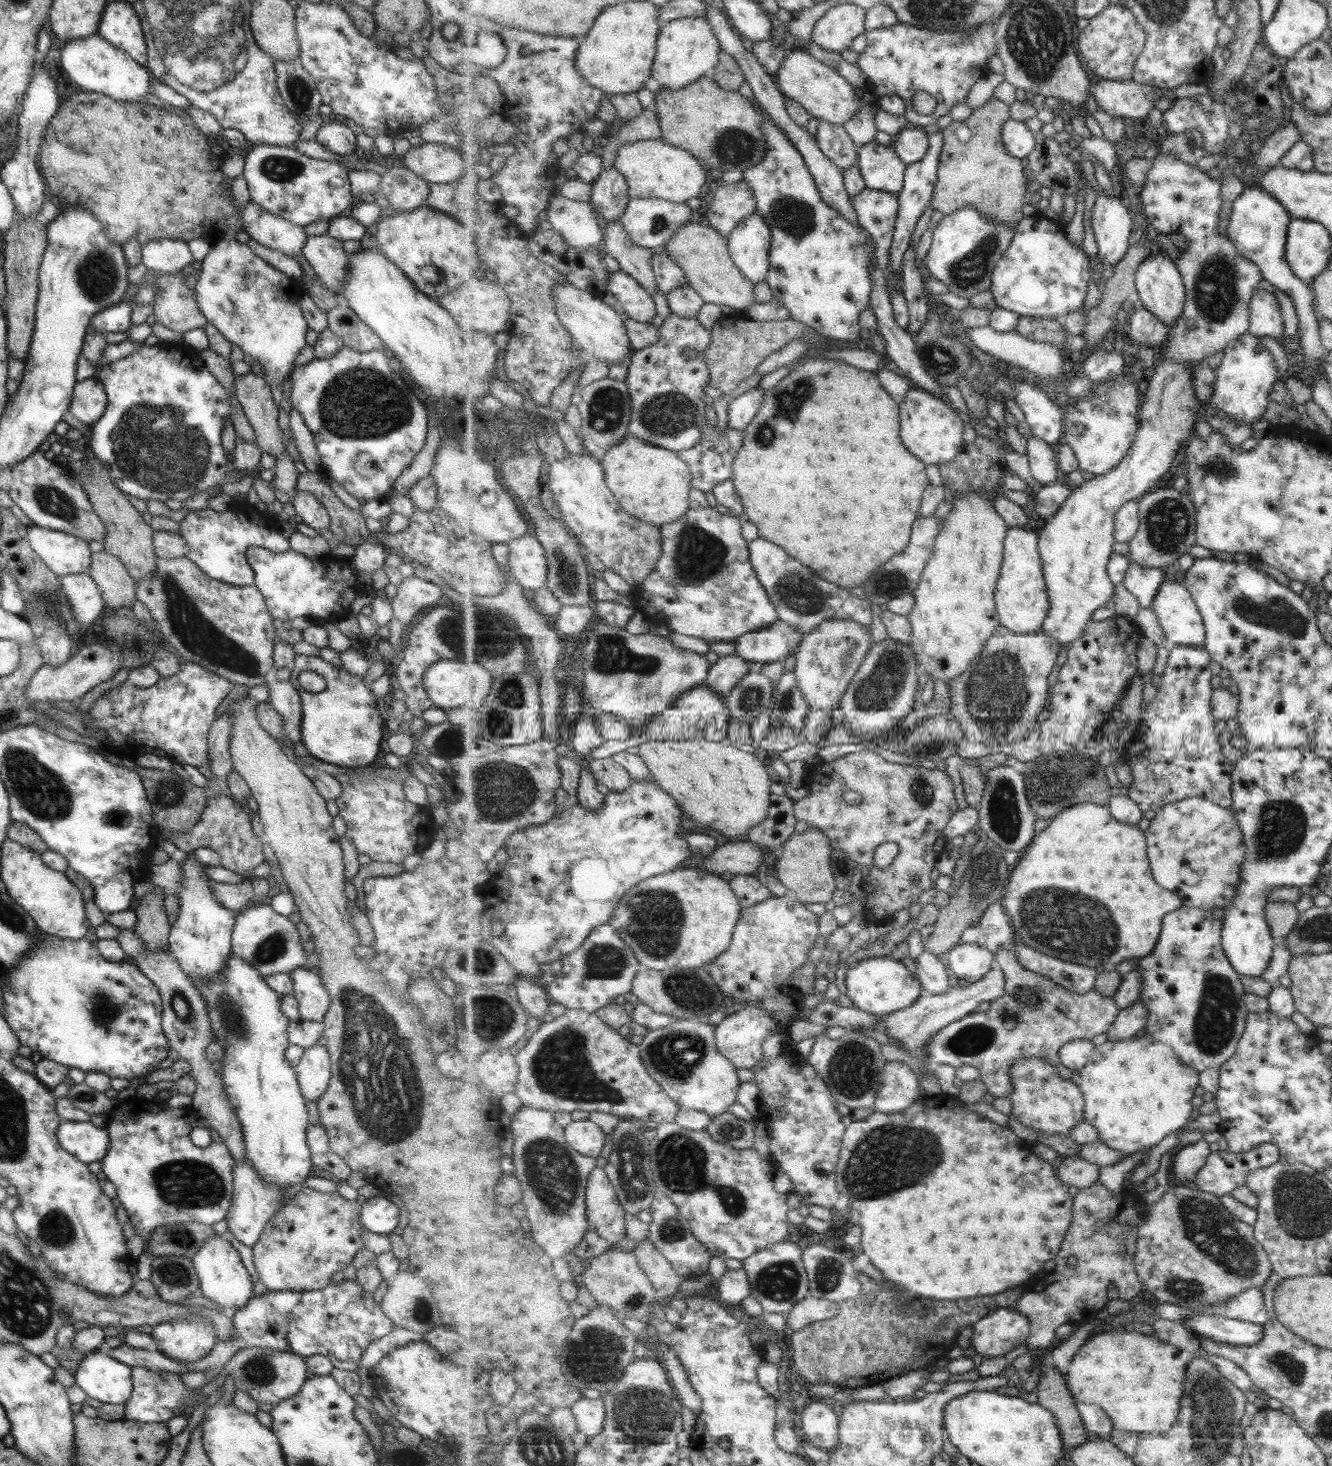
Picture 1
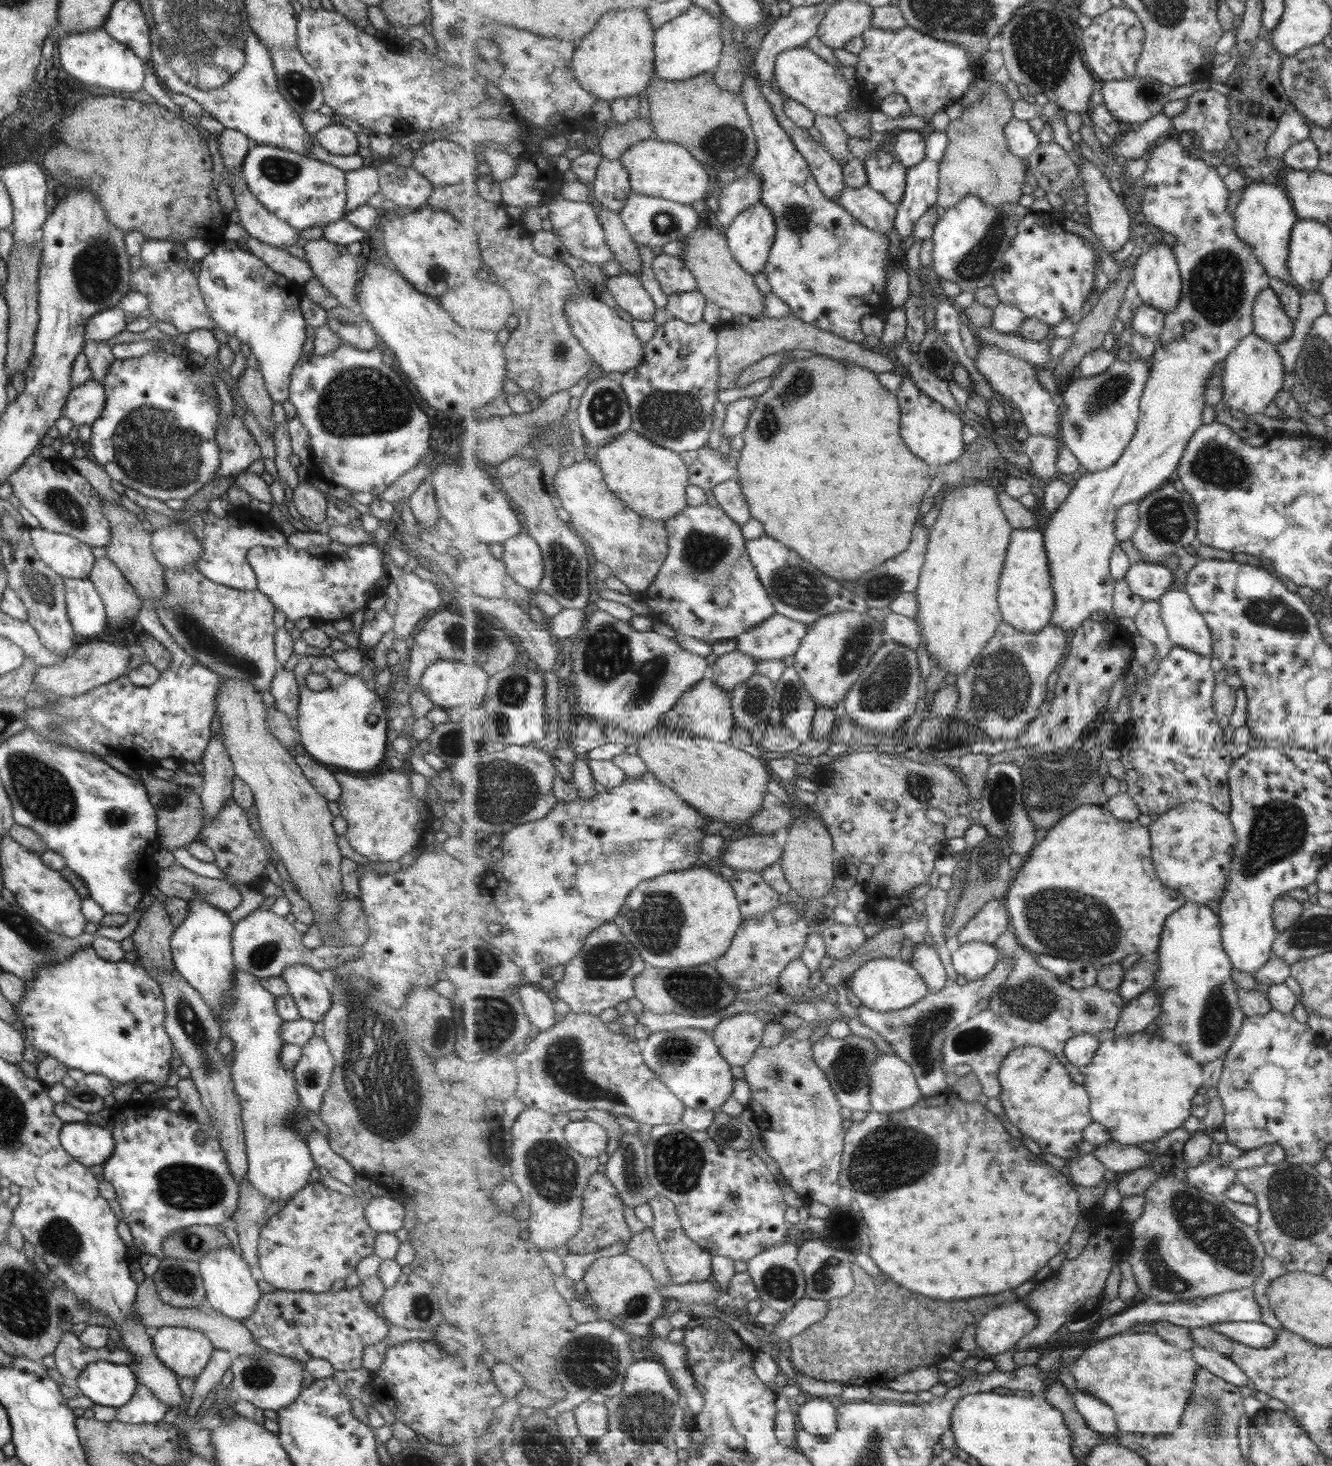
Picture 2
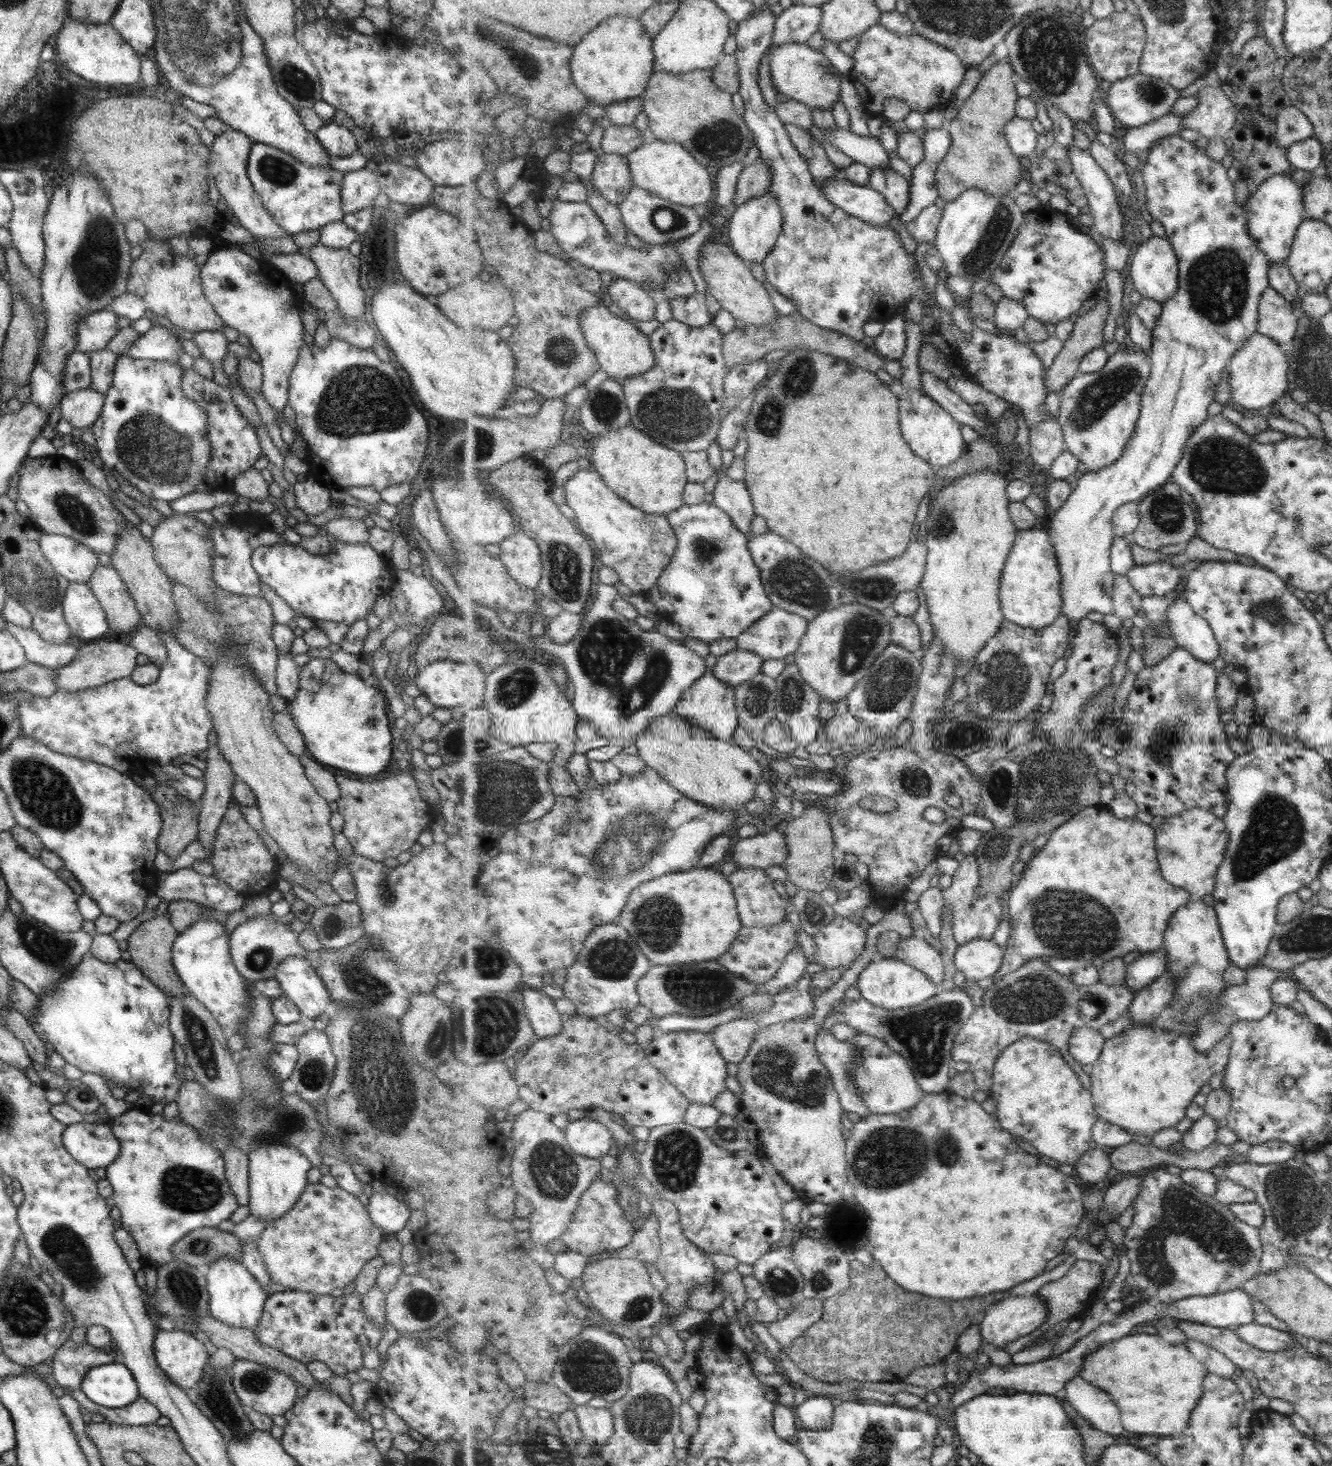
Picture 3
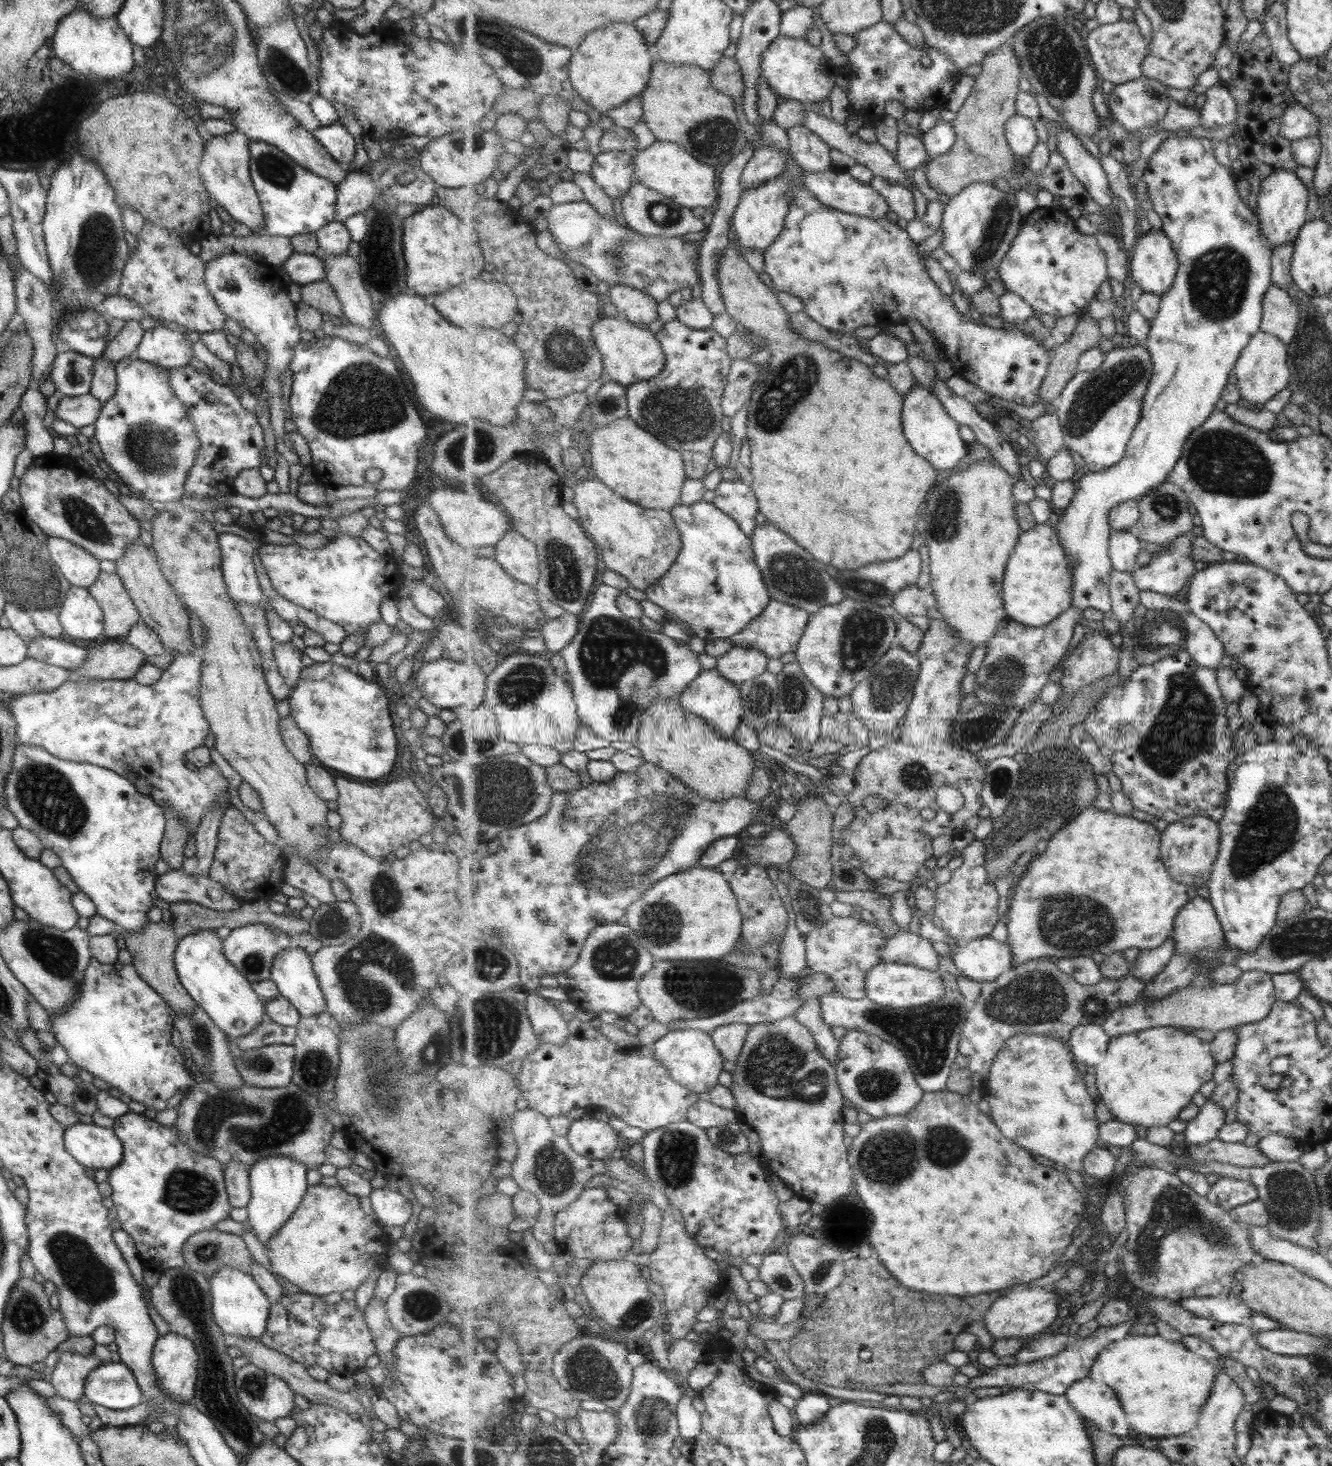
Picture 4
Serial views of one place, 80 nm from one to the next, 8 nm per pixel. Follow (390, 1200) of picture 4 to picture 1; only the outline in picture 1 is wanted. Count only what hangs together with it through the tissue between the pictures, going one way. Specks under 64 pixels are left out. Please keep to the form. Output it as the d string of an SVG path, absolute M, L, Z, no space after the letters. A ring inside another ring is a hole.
M388 1195L362 1199L358 1208L360 1226L373 1234L388 1235L397 1226L397 1207L389 1201Z

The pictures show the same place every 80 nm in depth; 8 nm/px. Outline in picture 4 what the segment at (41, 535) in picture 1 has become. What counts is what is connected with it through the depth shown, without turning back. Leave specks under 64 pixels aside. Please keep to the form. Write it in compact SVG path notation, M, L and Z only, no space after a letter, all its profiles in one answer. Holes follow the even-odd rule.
M47 537L47 553L56 570L67 580L70 586L89 588L99 576L99 562L83 548L63 540Z

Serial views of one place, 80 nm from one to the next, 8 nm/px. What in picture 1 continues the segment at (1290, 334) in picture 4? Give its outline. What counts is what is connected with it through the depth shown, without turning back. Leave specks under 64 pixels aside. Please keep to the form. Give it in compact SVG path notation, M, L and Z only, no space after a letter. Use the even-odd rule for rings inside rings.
M1261 287L1254 290L1250 302L1250 333L1261 336L1271 336L1281 341L1285 336L1286 326L1283 322L1281 308L1273 293Z

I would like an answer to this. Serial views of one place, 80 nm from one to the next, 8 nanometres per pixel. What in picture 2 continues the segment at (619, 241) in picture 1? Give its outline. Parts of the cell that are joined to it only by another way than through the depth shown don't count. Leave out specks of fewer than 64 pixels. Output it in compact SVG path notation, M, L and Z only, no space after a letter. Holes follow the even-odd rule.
M597 205L600 221L606 231L606 239L618 262L622 262L624 270L638 277L643 270L641 254L637 243L632 239L626 224L619 212L613 212L603 205Z

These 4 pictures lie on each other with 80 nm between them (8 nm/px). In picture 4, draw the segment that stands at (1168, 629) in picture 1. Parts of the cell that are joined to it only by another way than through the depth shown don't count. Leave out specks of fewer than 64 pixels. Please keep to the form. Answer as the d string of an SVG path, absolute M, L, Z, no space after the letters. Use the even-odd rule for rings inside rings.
M1181 613L1180 617L1186 632L1183 639L1184 650L1200 666L1217 670L1217 666L1227 655L1222 639L1204 620L1199 619L1194 613Z

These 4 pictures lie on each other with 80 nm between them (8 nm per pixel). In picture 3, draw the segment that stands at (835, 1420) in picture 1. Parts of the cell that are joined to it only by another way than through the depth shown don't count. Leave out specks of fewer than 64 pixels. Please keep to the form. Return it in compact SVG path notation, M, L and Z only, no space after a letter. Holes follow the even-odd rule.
M808 1395L799 1406L794 1407L799 1418L800 1428L809 1430L827 1430L834 1419L835 1400L823 1396Z

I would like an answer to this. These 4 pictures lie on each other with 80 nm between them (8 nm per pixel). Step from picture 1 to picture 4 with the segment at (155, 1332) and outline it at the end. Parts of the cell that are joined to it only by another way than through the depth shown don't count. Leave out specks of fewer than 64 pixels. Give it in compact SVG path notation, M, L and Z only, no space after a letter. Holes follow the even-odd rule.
M167 1331L156 1338L151 1352L151 1366L156 1376L158 1385L172 1401L190 1403L194 1394L194 1386L197 1378L198 1354L195 1345L183 1335Z

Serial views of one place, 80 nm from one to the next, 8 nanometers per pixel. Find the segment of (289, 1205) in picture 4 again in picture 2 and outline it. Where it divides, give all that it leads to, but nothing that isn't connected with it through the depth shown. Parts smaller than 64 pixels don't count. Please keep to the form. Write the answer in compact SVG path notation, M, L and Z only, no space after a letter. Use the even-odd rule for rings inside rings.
M235 969L232 974L232 985L228 990L228 999L223 1003L223 1010L215 1017L219 1026L225 1031L225 1037L231 1041L231 1081L233 1081L233 1093L237 1097L240 1106L241 1120L244 1132L244 1144L246 1153L246 1178L263 1196L266 1196L268 1204L281 1200L285 1196L291 1196L301 1190L311 1180L309 1172L315 1167L309 1155L304 1136L294 1127L300 1102L295 1094L295 1080L292 1072L283 1070L279 1062L279 1052L284 1044L279 1038L279 1027L284 1022L277 1016L275 999L267 989L261 986L260 979L254 977L243 969Z

